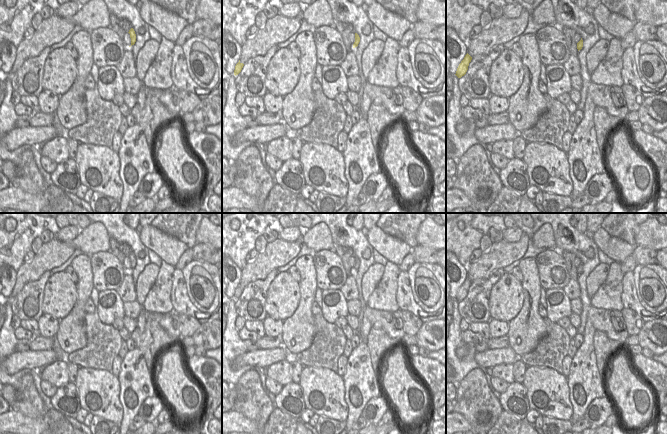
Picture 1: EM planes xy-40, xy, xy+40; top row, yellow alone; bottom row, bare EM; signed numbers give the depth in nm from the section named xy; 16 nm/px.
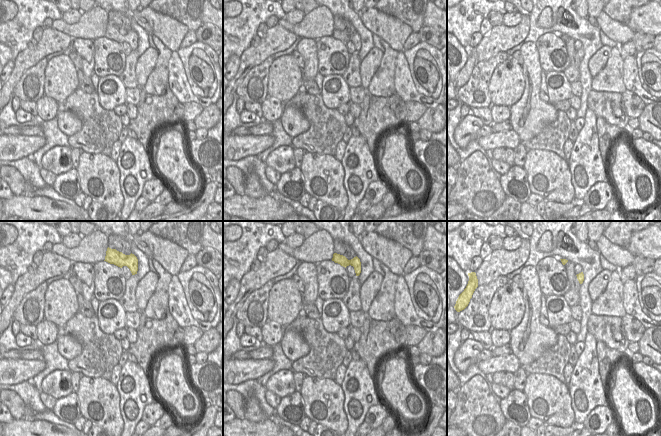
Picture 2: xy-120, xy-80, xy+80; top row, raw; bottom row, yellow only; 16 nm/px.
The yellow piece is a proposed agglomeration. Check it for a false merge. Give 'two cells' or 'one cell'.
one cell

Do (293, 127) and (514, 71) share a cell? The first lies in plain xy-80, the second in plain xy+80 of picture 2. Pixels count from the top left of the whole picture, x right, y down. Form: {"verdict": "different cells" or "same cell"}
{"verdict": "different cells"}

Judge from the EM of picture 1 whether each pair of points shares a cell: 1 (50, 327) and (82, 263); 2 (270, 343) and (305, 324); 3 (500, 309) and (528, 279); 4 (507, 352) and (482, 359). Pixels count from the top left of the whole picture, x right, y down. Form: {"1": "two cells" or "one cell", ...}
{"1": "two cells", "2": "two cells", "3": "two cells", "4": "one cell"}

